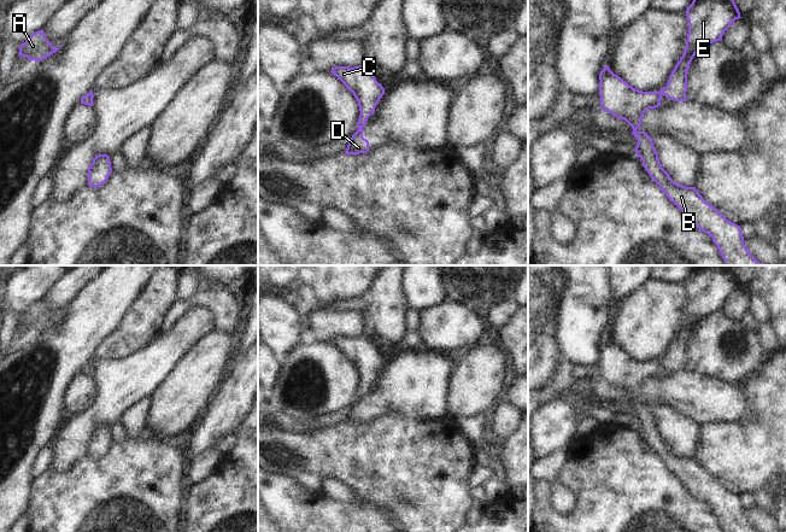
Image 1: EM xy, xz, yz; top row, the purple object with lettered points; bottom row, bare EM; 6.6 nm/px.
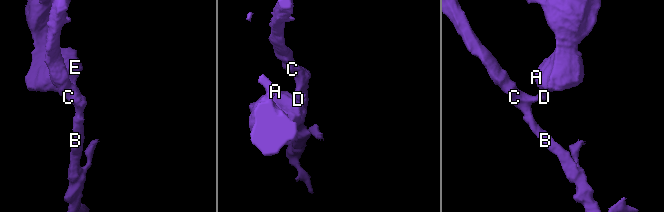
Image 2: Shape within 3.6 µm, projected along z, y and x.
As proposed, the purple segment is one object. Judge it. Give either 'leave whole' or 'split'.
split

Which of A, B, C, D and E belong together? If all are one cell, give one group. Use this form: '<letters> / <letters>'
A D E / B C

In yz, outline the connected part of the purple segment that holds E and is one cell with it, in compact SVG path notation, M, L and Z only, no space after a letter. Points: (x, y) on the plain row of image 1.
M696 265L686 280L688 304L682 327L659 362L670 370L686 372L687 341L693 327L705 316L722 310L731 294L741 288L731 265Z

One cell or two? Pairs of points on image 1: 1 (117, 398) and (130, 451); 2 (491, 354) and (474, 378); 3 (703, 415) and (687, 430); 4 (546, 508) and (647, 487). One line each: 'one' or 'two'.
1: two
2: one
3: two
4: one

